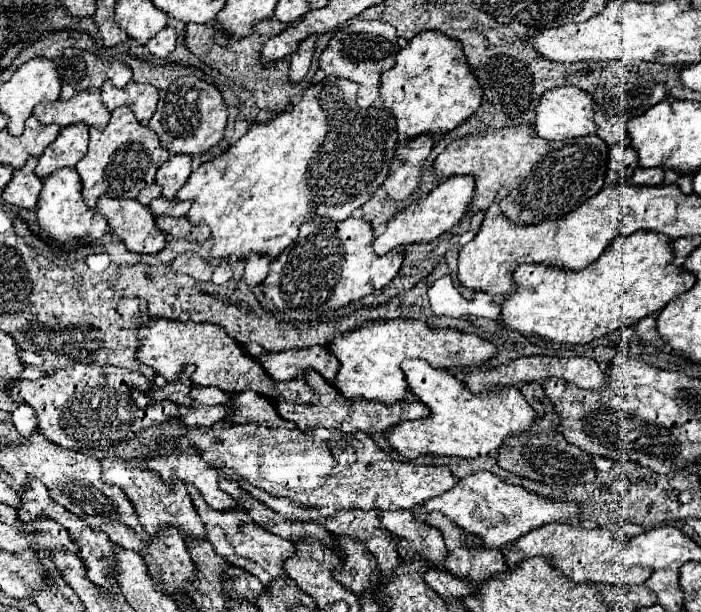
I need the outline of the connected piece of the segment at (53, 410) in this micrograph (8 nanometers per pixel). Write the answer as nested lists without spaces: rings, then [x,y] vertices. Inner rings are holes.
[[[74,365],[36,381],[20,381],[14,387],[14,393],[36,411],[40,433],[48,441],[76,451],[118,451],[122,443],[134,439],[140,431],[158,427],[180,411],[180,407],[172,401],[154,401],[146,407],[138,407],[136,401],[132,401],[132,389],[150,393],[152,383],[144,375],[122,367]]]

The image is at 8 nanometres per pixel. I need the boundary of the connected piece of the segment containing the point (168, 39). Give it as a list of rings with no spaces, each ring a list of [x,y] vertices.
[[[164,27],[156,37],[152,37],[148,43],[146,43],[146,49],[156,55],[156,57],[162,57],[166,59],[176,47],[176,31],[170,29],[170,27]]]

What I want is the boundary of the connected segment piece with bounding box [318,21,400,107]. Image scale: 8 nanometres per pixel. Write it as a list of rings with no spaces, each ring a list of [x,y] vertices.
[[[356,21],[352,25],[342,27],[336,31],[334,39],[328,43],[324,53],[320,55],[318,63],[320,69],[328,75],[344,77],[360,85],[358,89],[358,105],[360,107],[370,107],[380,95],[380,75],[388,69],[394,67],[396,55],[398,55],[398,39],[396,39],[396,29],[390,23],[384,21]]]

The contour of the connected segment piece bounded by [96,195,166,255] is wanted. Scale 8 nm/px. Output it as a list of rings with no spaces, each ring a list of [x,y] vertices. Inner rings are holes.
[[[102,195],[96,211],[106,217],[108,227],[120,237],[128,251],[156,255],[164,249],[164,235],[154,225],[154,215],[136,199],[112,199]]]

